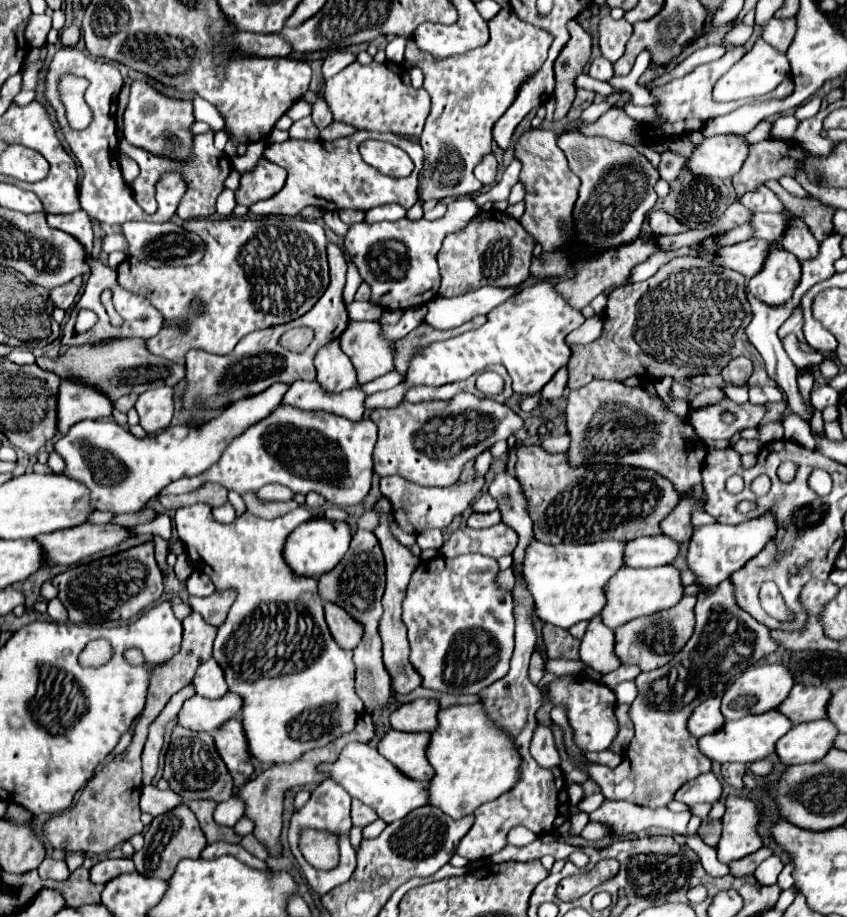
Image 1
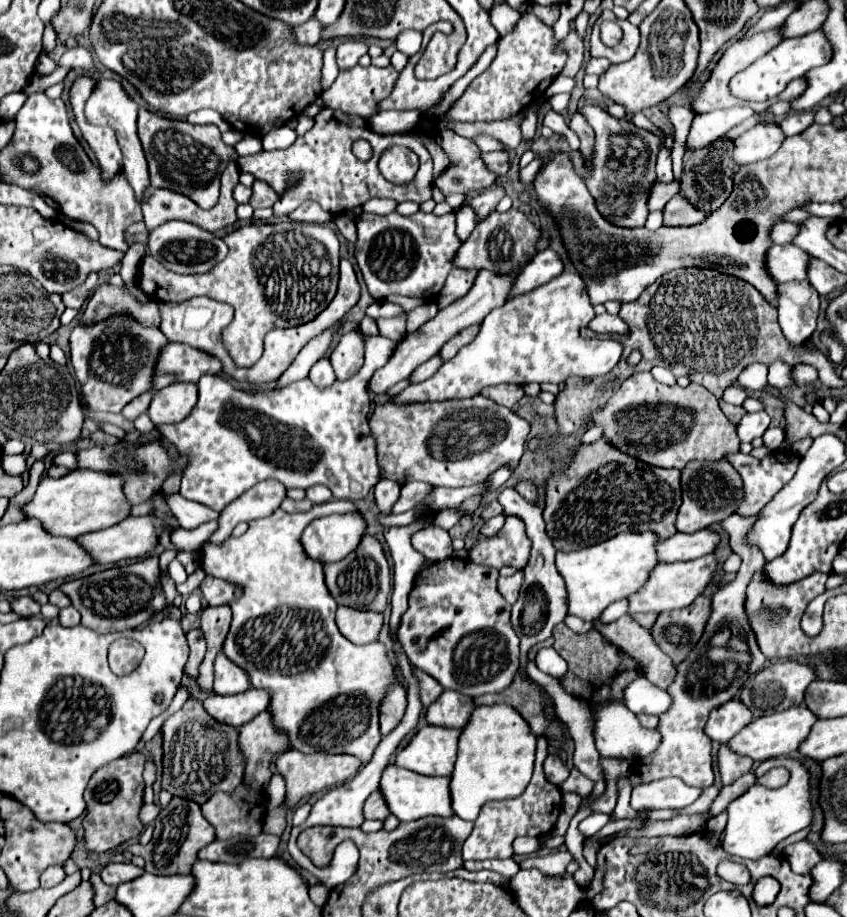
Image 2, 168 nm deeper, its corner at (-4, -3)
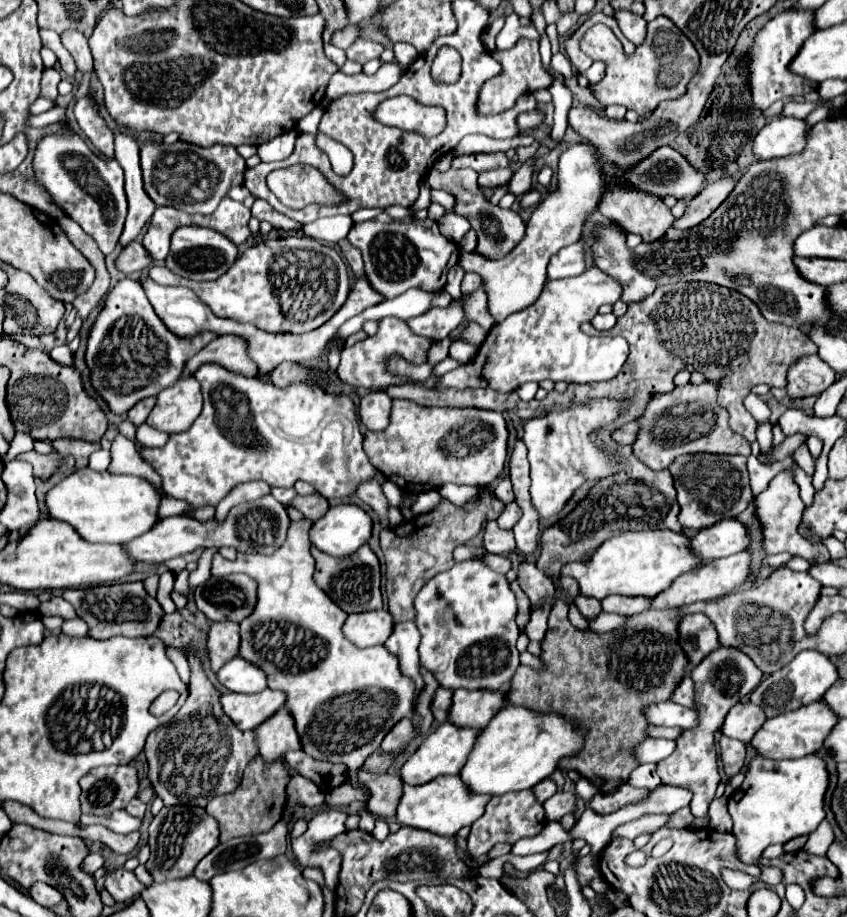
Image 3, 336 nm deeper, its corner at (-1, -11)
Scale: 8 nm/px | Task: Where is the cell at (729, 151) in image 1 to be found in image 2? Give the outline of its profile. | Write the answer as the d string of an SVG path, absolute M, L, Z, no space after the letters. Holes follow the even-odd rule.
M758 124L756 128L750 128L748 132L734 138L734 150L732 160L738 166L752 164L764 158L770 158L782 144L784 134L780 126L774 124Z

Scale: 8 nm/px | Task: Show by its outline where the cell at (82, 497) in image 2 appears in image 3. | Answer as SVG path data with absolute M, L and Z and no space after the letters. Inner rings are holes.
M83 468L49 490L47 514L55 520L71 524L89 542L123 544L149 532L149 528L157 524L157 510L161 500L163 494L159 494L159 490L141 476L119 476Z

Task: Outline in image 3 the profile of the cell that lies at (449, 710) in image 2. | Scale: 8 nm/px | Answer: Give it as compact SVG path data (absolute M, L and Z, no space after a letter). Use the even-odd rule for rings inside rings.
M507 688L499 692L489 690L455 690L449 722L465 728L485 728L489 720L505 706Z

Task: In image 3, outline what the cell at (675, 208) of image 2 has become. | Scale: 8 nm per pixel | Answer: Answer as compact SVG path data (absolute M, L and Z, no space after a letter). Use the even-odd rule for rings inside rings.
M737 172L737 176L723 176L721 180L705 186L705 190L687 204L683 218L675 220L673 228L689 230L701 224L705 218L709 218L721 206L721 202L729 196L729 192L735 188L739 178L741 178L741 172Z

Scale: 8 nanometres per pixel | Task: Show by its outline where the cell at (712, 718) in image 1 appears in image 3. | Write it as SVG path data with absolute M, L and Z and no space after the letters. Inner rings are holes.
M745 700L731 708L731 712L725 718L725 724L721 726L721 732L729 738L747 744L751 742L755 732L765 724L765 720L765 712L761 712L761 708L757 708L757 704L753 704L751 700Z

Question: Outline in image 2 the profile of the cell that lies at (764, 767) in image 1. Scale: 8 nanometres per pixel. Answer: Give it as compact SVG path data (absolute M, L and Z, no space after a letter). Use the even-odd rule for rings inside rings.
M770 758L764 760L758 768L756 768L756 778L760 778L762 774L766 774L772 768L784 766L790 772L790 780L788 784L784 784L782 788L770 790L762 784L754 784L750 786L750 790L742 796L738 796L736 800L732 800L728 804L728 824L724 830L724 842L722 848L730 854L730 856L738 856L738 858L748 858L748 860L758 860L766 854L772 852L772 848L784 840L786 836L804 830L810 820L812 820L812 807L810 804L810 786L808 786L808 770L792 758Z

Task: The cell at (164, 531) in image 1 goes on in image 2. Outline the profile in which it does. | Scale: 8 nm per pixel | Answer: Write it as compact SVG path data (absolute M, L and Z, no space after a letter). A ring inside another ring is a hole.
M212 520L212 522L202 524L202 526L196 528L196 530L176 528L176 530L170 534L170 540L172 540L172 544L174 544L178 550L196 552L196 550L202 546L202 542L206 542L206 538L212 536L212 532L216 532L216 526L218 526L218 522Z

